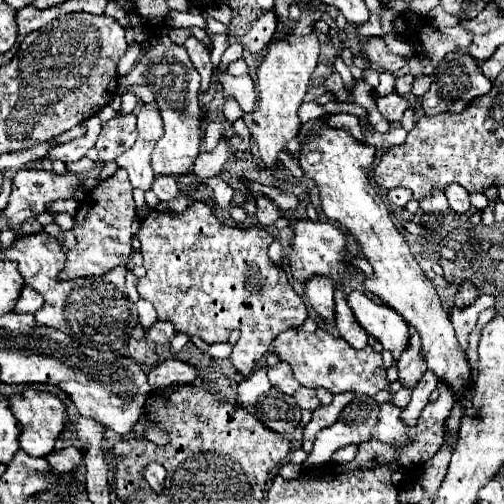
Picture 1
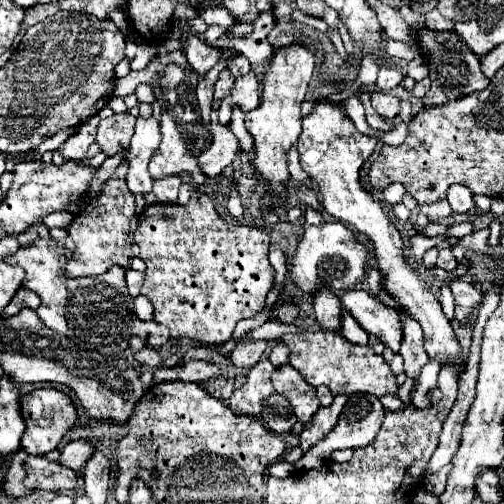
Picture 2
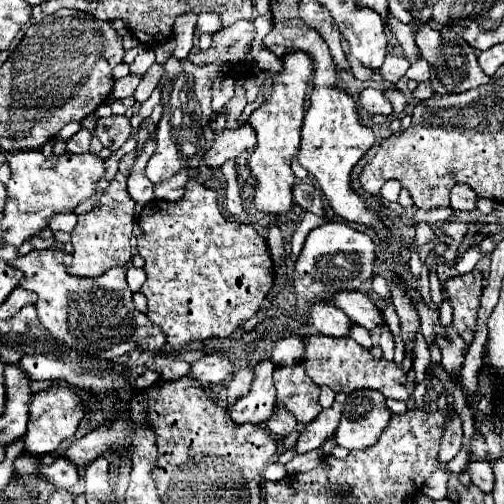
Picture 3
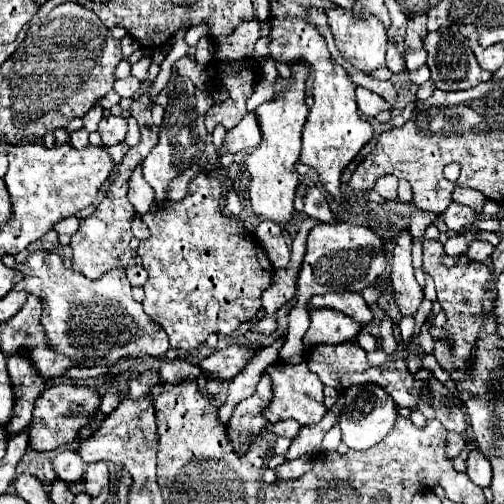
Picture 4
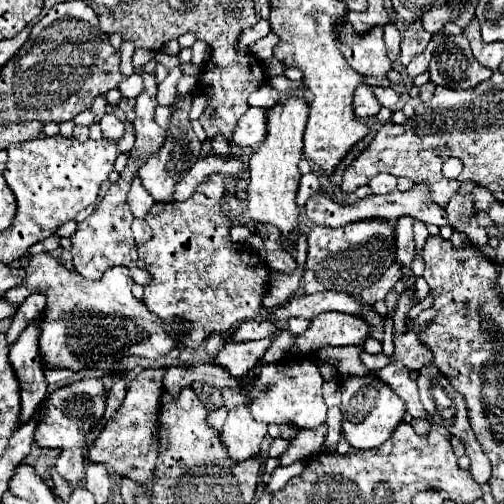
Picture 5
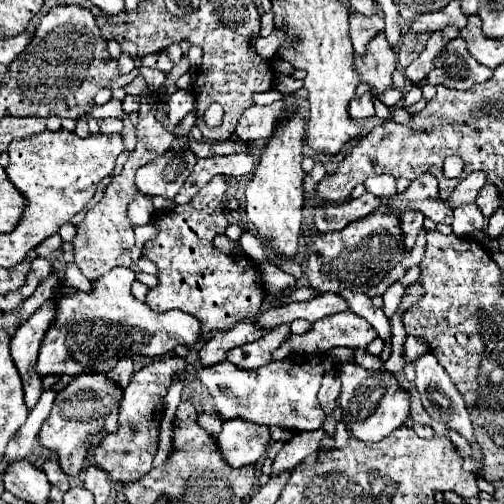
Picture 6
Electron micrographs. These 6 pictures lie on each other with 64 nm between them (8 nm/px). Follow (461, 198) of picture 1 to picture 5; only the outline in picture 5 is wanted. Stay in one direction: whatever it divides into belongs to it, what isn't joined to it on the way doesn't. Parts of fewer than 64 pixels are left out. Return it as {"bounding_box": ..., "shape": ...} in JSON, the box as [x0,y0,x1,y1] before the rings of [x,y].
{"bounding_box":[472,188,494,212],"shape":[[[474,188],[472,190],[472,202],[474,202],[476,210],[484,210],[486,212],[490,208],[490,204],[494,202],[494,196],[484,188]]]}

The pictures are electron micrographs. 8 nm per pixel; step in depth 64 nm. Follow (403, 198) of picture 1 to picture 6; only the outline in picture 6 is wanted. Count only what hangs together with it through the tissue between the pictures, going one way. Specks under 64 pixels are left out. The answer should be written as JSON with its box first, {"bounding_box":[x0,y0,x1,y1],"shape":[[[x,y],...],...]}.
{"bounding_box":[364,176,396,196],"shape":[[[372,176],[364,182],[366,190],[372,192],[374,196],[392,196],[392,192],[396,192],[396,178],[392,176]]]}

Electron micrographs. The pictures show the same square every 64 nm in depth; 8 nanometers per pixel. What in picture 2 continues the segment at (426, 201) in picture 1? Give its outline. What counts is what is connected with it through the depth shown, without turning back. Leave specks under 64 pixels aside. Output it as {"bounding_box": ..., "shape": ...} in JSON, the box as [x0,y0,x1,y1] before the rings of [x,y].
{"bounding_box":[420,200,450,220],"shape":[[[440,200],[440,202],[434,202],[434,204],[426,204],[426,206],[420,206],[420,212],[424,212],[428,218],[432,220],[440,220],[440,218],[446,218],[450,216],[450,204],[446,200]]]}

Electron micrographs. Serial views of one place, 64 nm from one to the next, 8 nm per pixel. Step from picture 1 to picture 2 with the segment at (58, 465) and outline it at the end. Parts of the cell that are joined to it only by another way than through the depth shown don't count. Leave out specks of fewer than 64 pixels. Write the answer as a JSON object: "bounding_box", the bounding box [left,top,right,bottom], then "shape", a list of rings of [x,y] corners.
{"bounding_box":[58,440,96,470],"shape":[[[76,440],[76,442],[70,442],[64,446],[62,454],[58,456],[58,464],[66,466],[66,468],[72,468],[72,470],[78,470],[86,464],[86,460],[92,456],[96,448],[88,442],[82,442],[82,440]]]}

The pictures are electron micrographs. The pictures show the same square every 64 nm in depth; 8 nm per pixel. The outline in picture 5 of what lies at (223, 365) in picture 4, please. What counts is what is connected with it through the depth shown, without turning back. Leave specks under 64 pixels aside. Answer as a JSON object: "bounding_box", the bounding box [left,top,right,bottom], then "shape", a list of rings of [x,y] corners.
{"bounding_box":[210,334,276,376],"shape":[[[276,334],[274,336],[270,336],[270,338],[264,338],[264,340],[250,340],[250,342],[228,342],[210,362],[212,364],[216,364],[216,366],[220,366],[220,368],[224,368],[230,376],[244,376],[256,362],[258,362],[258,358],[260,358],[260,354],[264,354],[264,350],[272,344],[272,340],[276,338]]]}

